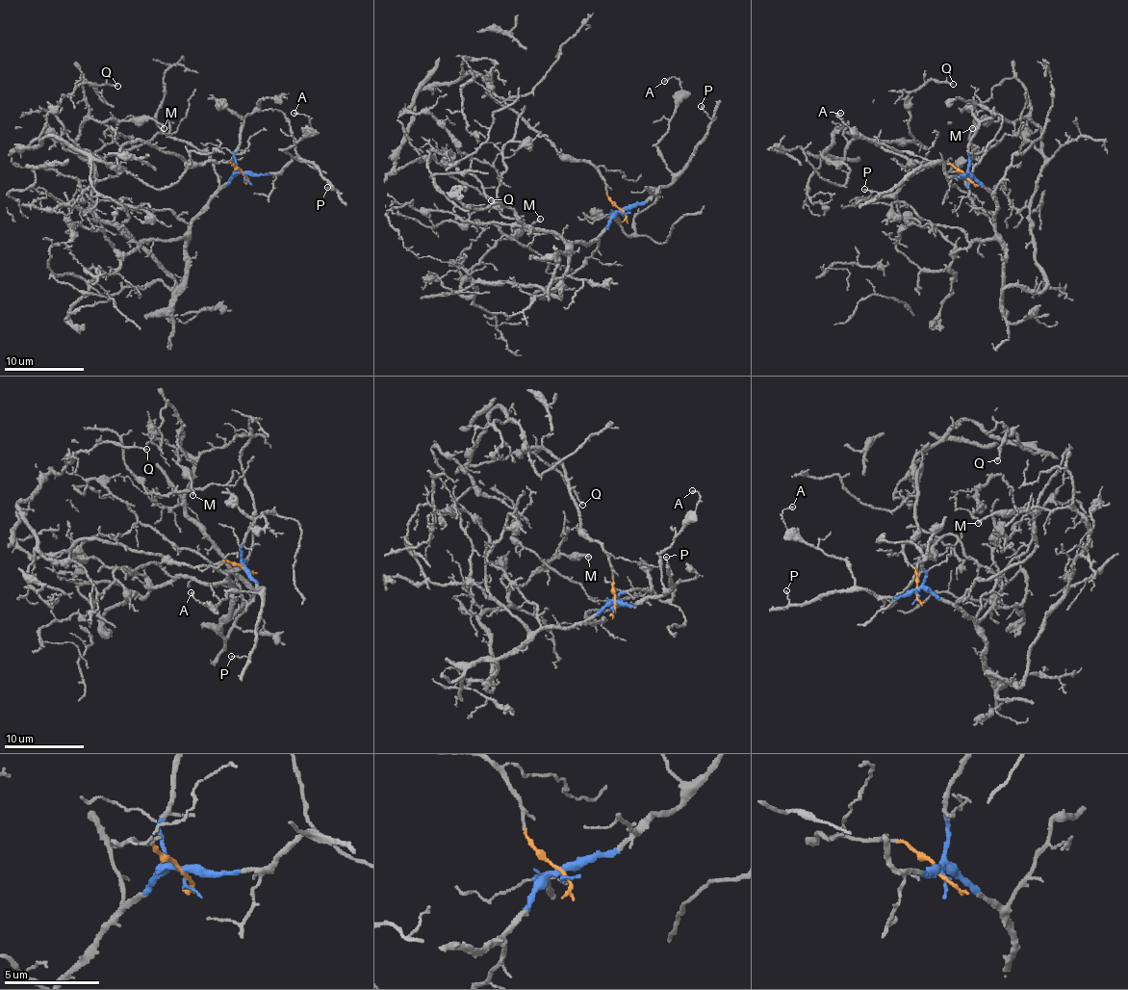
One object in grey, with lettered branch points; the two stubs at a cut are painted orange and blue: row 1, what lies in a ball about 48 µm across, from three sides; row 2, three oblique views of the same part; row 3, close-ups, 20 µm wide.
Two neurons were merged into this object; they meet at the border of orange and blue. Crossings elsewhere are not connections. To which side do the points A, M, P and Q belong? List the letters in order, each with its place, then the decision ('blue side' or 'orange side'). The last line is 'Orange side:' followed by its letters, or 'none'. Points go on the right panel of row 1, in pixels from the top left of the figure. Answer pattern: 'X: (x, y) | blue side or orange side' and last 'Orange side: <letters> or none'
A: (840, 113) | blue side
M: (972, 128) | blue side
P: (864, 189) | blue side
Q: (953, 84) | orange side
Orange side: Q

